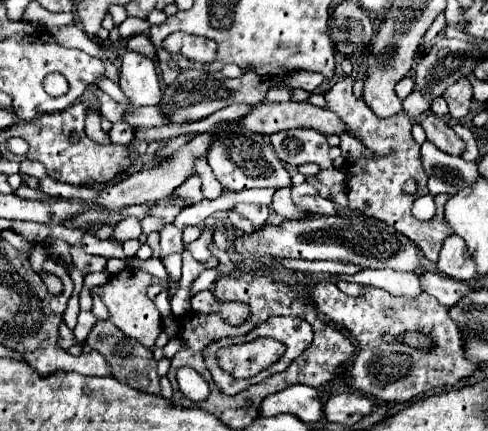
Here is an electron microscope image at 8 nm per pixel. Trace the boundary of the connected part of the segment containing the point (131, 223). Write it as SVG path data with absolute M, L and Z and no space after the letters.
M129 216L123 222L119 222L119 226L115 226L115 230L111 234L111 240L125 242L125 240L139 238L139 236L141 236L141 222L139 222L139 218Z

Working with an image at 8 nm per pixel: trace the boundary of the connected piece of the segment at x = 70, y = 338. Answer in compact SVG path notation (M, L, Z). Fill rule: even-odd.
M65 322L61 324L61 330L59 330L59 346L61 348L65 348L65 350L69 350L71 346L75 346L75 344L79 344L77 340L75 340L75 336L73 336L73 332L65 326Z

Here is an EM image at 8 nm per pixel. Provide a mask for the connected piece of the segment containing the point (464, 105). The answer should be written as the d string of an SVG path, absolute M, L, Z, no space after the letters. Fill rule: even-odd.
M467 78L457 80L453 86L447 88L443 98L447 100L451 116L455 120L465 118L469 114L469 104L471 104L471 84L469 84L469 80Z

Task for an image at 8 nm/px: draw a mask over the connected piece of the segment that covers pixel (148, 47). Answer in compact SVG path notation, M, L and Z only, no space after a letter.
M143 34L129 38L127 48L129 48L131 52L143 54L143 56L145 56L145 58L149 58L149 60L155 60L155 58L157 58L157 56L155 56L155 46L153 46L153 44L149 42L149 38L147 38L147 36L143 36Z

